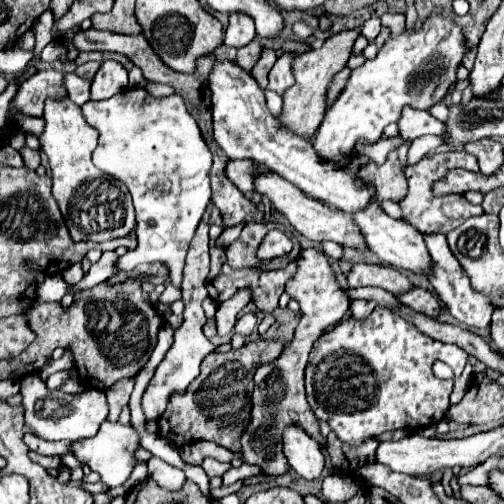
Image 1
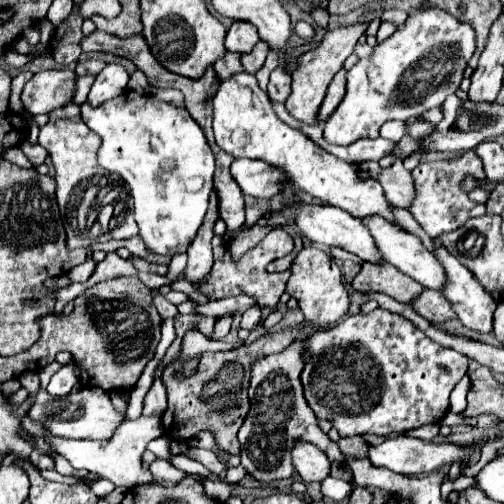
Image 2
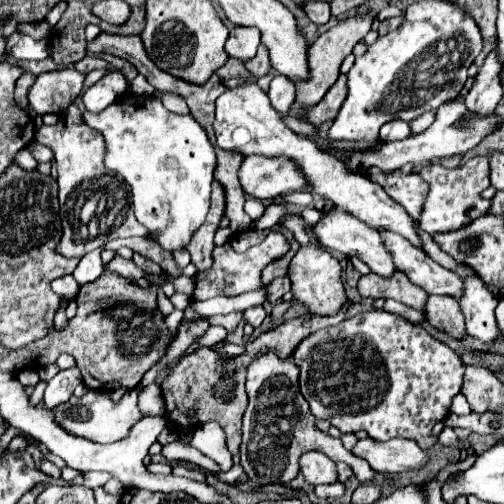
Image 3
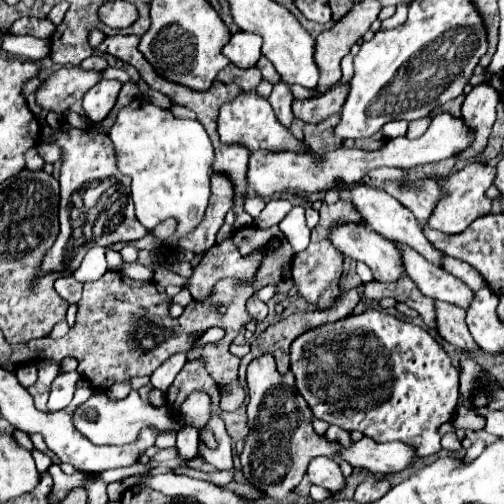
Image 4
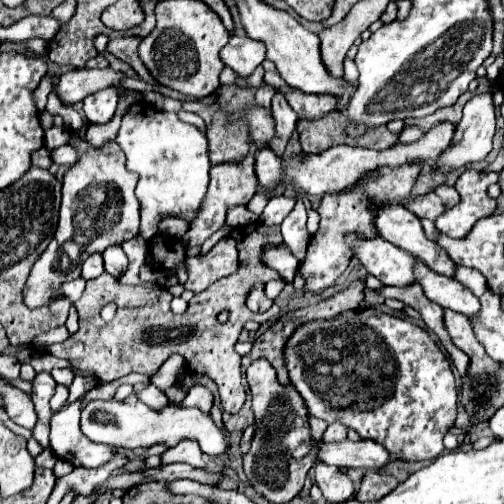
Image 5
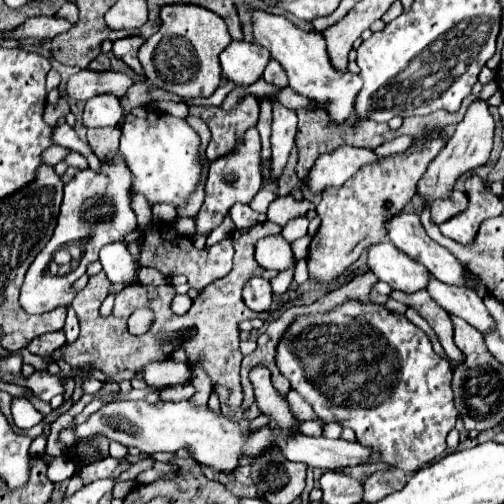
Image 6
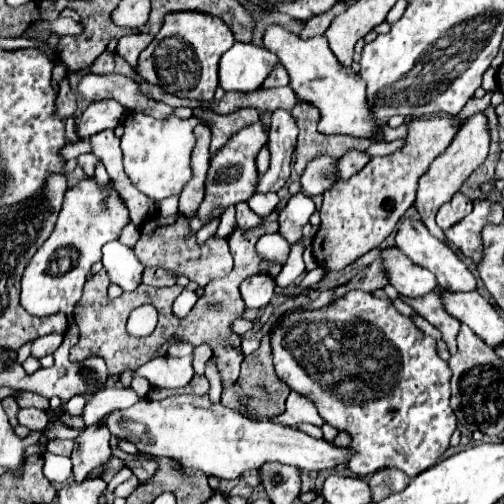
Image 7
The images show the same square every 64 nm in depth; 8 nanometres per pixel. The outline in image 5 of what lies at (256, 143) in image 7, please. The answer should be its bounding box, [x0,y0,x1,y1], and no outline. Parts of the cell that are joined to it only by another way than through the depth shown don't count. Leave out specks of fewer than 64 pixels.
[182,144,256,248]

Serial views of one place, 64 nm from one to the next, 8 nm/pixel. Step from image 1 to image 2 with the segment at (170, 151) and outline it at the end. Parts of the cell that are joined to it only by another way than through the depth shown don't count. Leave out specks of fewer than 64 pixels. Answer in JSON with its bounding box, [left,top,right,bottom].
[82,92,214,256]

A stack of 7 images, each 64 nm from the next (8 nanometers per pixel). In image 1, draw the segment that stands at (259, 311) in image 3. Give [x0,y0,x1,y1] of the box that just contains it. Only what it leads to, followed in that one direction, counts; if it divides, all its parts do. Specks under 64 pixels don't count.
[234,314,258,336]

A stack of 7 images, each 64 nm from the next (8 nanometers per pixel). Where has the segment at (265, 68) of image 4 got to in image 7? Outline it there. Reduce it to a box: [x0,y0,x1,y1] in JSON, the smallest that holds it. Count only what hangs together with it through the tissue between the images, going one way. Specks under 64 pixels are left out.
[264,64,288,88]

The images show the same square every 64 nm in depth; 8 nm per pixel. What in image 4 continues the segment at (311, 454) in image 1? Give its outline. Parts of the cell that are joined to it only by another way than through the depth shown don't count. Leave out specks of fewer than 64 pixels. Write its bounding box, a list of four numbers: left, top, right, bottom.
[306,456,344,494]

